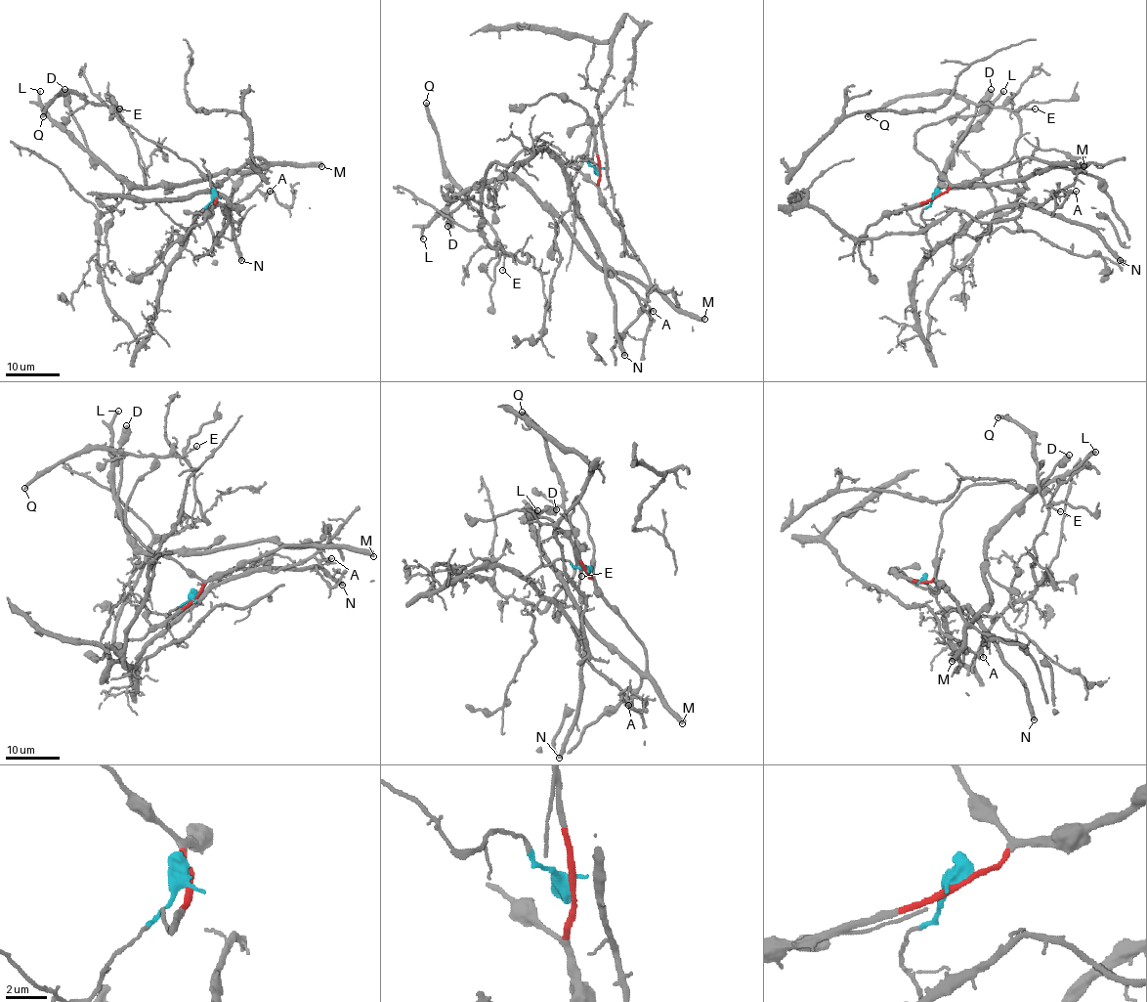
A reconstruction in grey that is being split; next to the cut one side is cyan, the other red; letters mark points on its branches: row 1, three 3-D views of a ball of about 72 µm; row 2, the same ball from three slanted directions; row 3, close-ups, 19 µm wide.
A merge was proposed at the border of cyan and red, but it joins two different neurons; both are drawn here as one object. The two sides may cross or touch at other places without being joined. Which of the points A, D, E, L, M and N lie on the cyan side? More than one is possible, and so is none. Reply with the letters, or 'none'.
A, N

